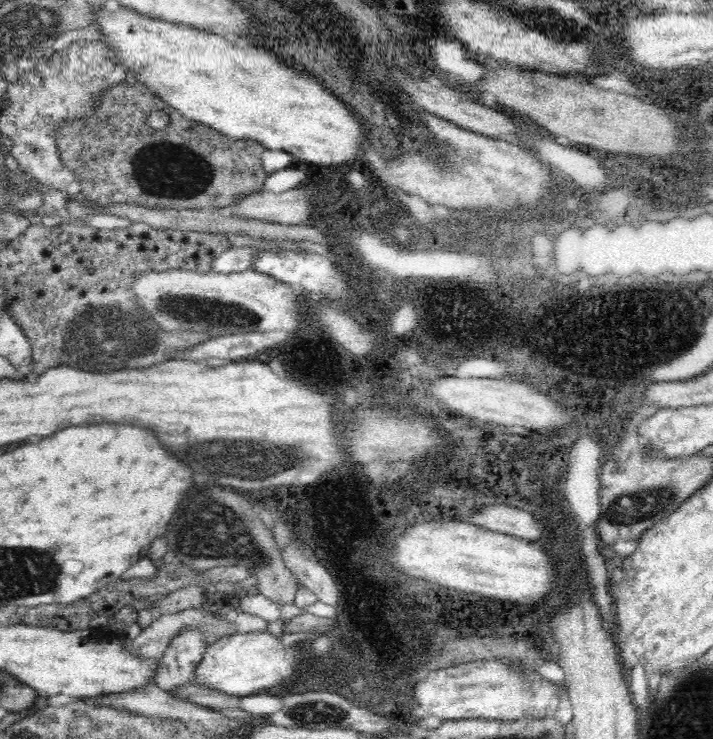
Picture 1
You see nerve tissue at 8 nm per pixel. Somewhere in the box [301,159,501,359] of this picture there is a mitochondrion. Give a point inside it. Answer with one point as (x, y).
(462, 300)

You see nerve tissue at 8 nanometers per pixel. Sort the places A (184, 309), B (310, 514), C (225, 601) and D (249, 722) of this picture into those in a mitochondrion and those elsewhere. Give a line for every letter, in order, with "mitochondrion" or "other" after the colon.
A: mitochondrion
B: other
C: other
D: other

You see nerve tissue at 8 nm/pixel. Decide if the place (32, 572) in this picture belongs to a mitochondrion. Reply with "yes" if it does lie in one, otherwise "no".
yes

